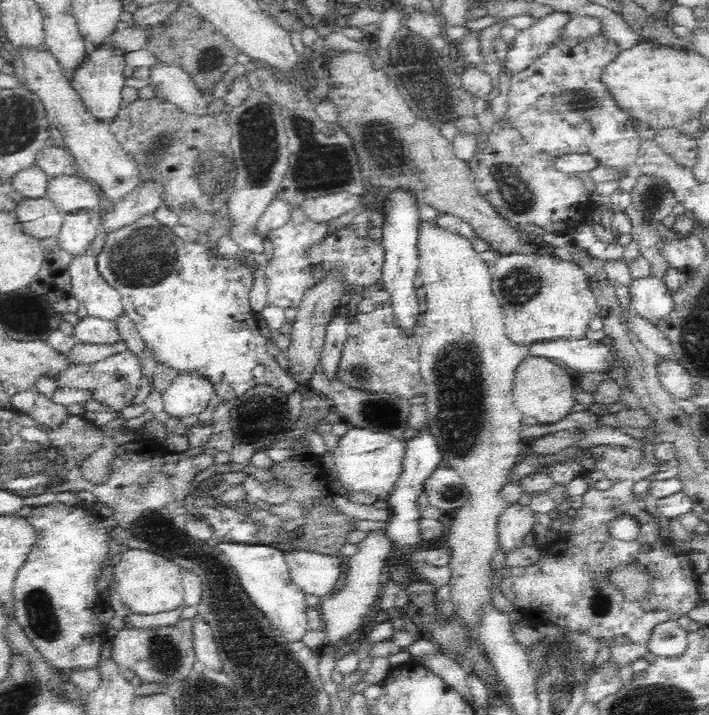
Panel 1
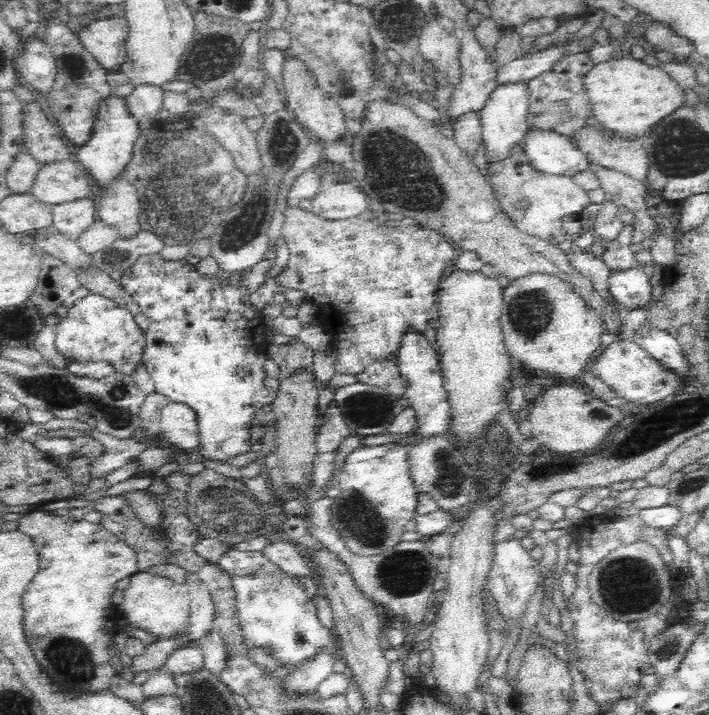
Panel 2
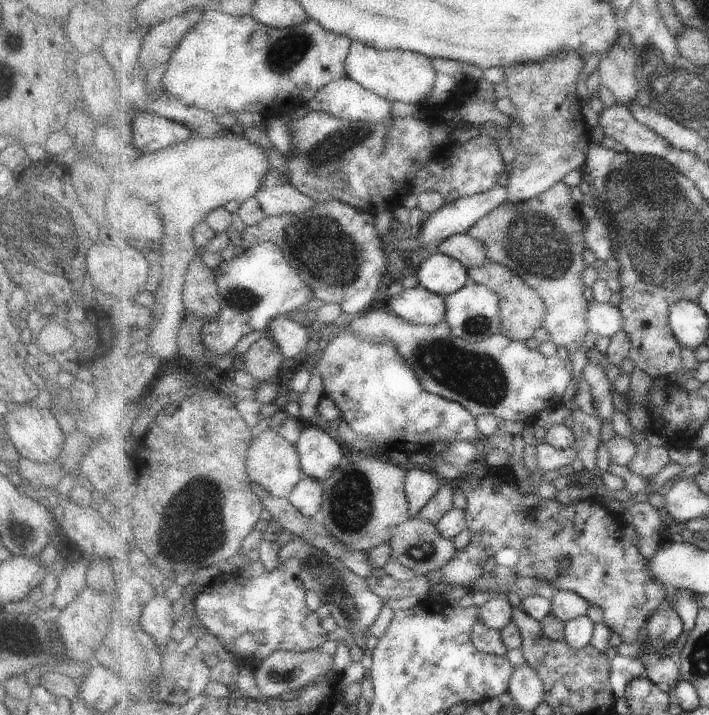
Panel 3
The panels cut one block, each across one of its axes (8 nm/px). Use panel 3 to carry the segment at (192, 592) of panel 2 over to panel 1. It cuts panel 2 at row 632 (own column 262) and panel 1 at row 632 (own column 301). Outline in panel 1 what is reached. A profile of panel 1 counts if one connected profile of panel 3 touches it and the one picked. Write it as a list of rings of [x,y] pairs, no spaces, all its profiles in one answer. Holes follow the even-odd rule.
[[[200,613],[191,618],[191,623],[195,659],[214,671],[222,670],[223,663],[219,656],[219,649],[216,644],[212,625]]]

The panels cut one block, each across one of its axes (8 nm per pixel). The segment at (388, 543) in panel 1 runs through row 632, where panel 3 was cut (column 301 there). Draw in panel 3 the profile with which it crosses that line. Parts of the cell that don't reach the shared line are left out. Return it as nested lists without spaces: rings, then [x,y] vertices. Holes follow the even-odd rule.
[[[282,315],[271,322],[268,334],[280,345],[287,358],[296,358],[310,344],[310,330],[290,315]]]

